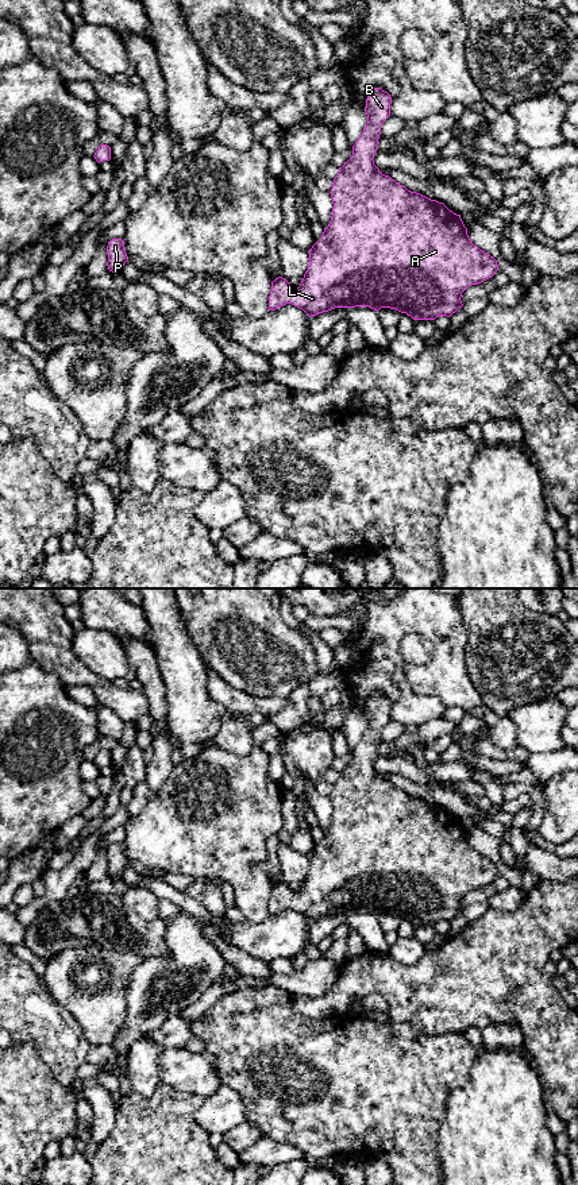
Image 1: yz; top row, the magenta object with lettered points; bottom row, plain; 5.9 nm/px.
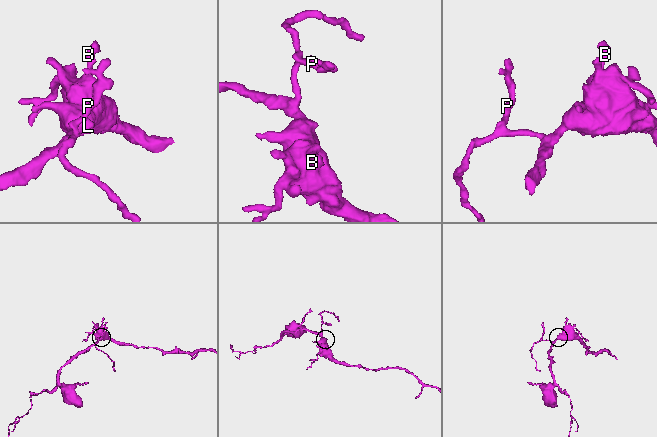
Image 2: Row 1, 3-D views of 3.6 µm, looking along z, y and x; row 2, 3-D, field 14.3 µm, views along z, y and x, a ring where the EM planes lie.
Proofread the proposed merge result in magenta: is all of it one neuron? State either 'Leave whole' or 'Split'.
Leave whole

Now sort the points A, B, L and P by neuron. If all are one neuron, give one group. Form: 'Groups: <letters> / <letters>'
Groups: A B L P

